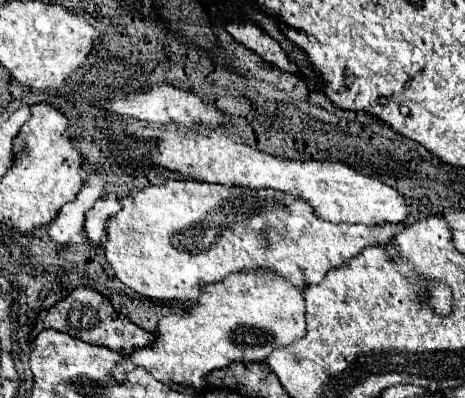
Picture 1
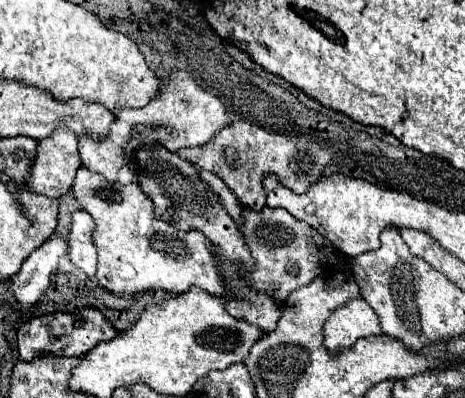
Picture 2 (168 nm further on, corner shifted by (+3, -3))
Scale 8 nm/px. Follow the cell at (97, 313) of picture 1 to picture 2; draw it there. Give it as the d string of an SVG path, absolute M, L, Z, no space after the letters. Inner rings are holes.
M79 308L75 312L53 312L27 320L19 332L19 358L29 362L45 352L53 352L57 356L83 356L99 342L107 342L117 338L121 332L115 330L111 320L97 308Z

